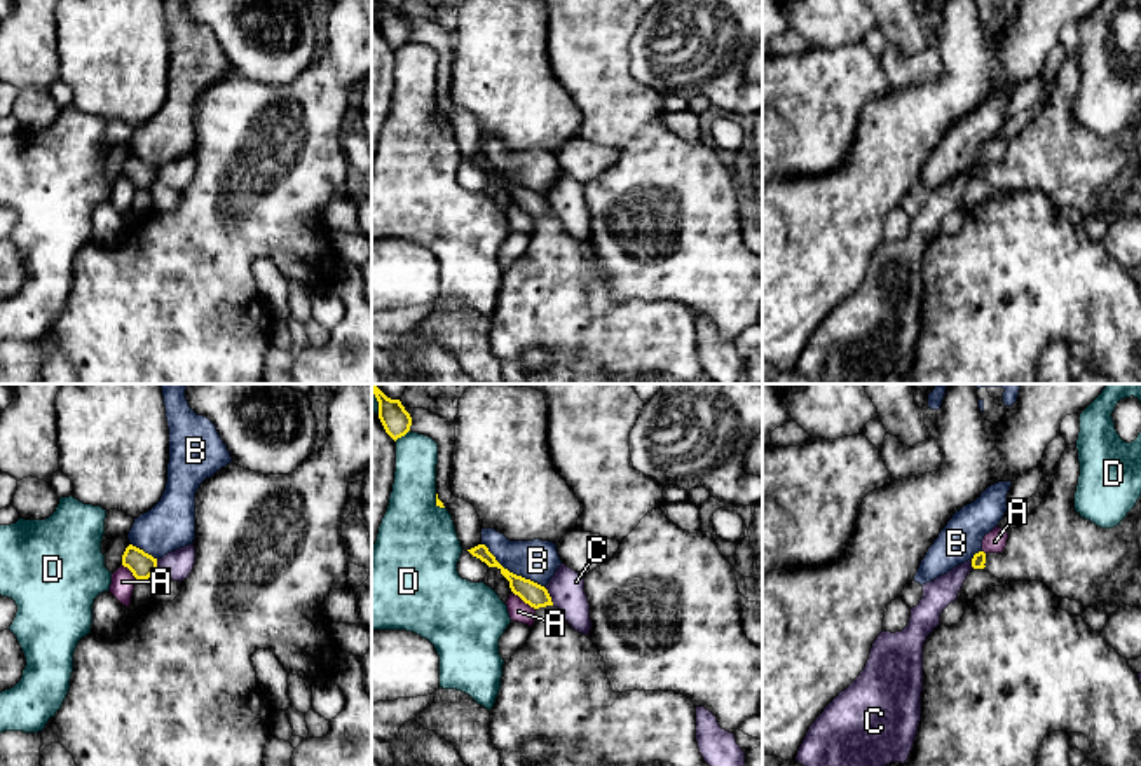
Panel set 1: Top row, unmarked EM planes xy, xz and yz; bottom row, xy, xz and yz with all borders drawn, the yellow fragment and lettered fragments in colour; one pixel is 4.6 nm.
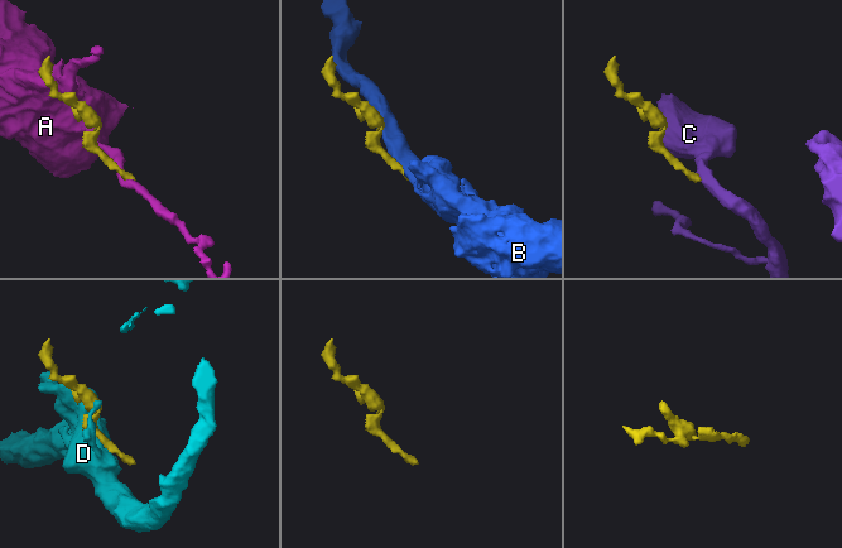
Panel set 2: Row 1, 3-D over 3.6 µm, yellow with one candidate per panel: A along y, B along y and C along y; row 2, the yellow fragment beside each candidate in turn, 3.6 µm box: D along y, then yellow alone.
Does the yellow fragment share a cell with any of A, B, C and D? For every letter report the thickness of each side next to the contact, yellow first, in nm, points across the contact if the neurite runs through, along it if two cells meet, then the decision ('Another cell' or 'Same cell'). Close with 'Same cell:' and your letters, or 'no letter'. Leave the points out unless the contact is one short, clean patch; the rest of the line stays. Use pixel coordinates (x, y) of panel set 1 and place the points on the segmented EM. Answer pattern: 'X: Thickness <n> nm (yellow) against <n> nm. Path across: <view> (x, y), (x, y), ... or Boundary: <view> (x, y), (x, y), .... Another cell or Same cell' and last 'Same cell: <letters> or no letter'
A: Thickness 110 nm (yellow) against 100 nm. Boundary: xz (513, 592), (534, 609). Another cell
B: Thickness 110 nm (yellow) against 190 nm. Boundary: xz (482, 543), (505, 567), (545, 588). Another cell
C: Thickness 110 nm (yellow) against 160 nm. Boundary: xz (545, 588), (553, 604). Another cell
D: Thickness 140 nm (yellow) against 200 nm. Another cell
Same cell: no letter

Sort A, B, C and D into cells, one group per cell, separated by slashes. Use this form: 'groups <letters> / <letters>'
groups A / B / C / D

